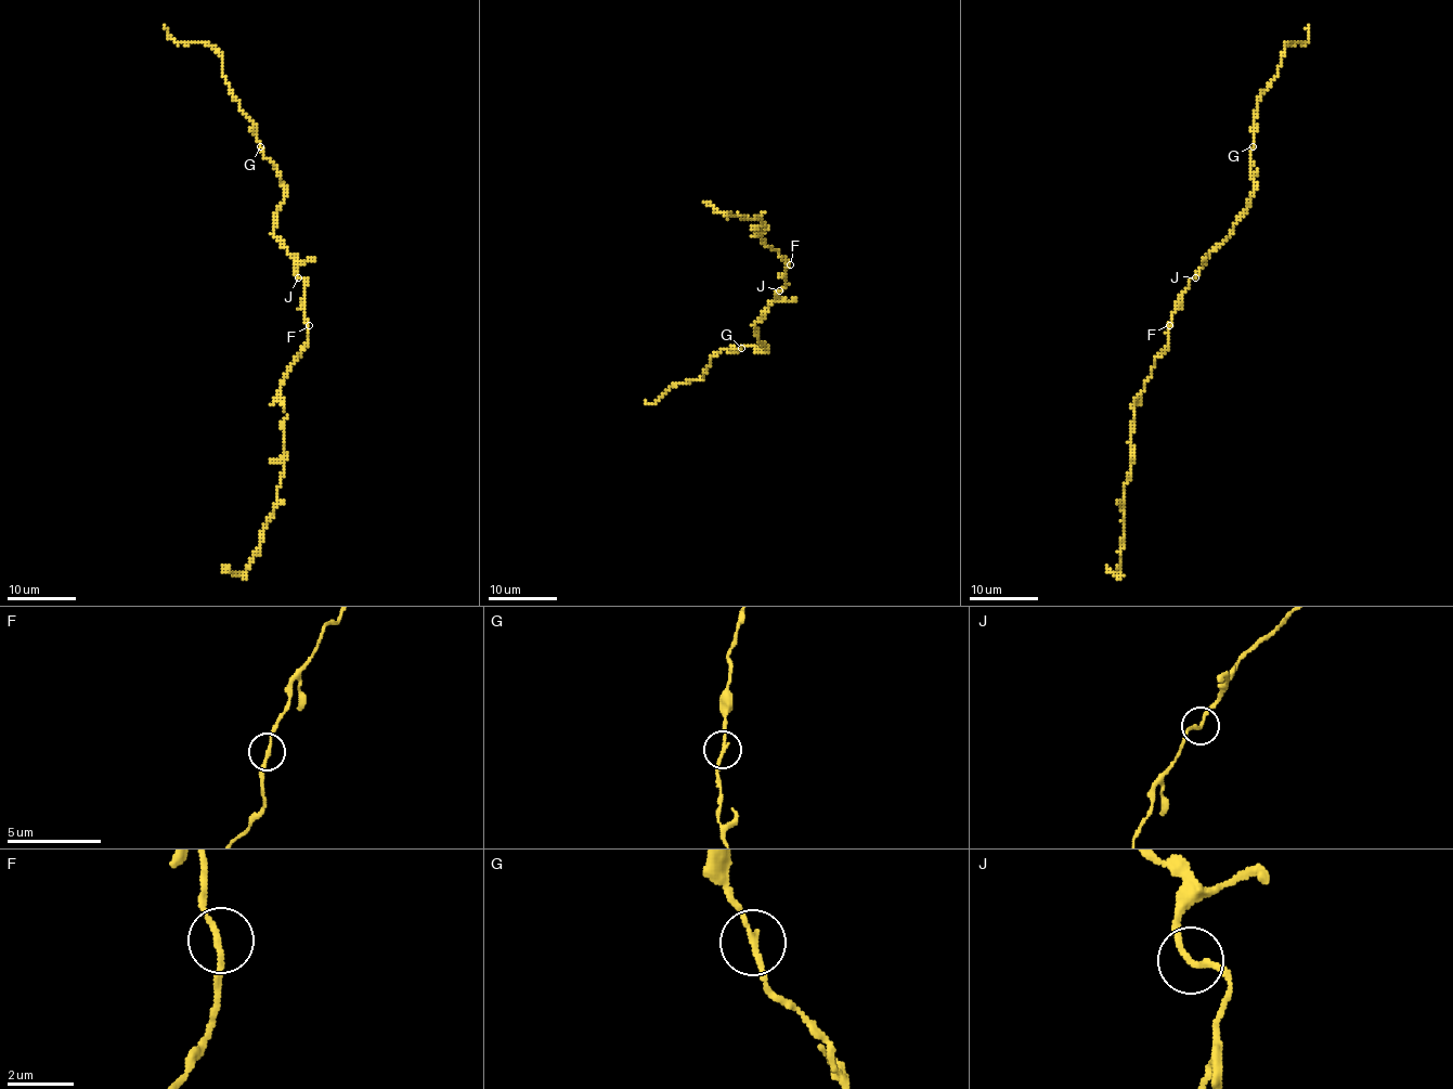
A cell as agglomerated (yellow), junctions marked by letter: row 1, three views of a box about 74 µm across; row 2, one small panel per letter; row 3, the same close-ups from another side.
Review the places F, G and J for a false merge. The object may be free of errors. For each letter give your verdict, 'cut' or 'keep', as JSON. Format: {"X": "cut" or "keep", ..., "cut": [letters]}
{"F": "keep", "G": "keep", "J": "keep", "cut": []}

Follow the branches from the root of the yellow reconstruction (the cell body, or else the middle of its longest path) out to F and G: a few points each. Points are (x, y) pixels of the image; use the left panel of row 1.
F: (303, 279), (307, 283), (303, 299), (309, 325)
G: (303, 279), (297, 274), (297, 262), (274, 236), (274, 214), (285, 197), (285, 186), (261, 145)

